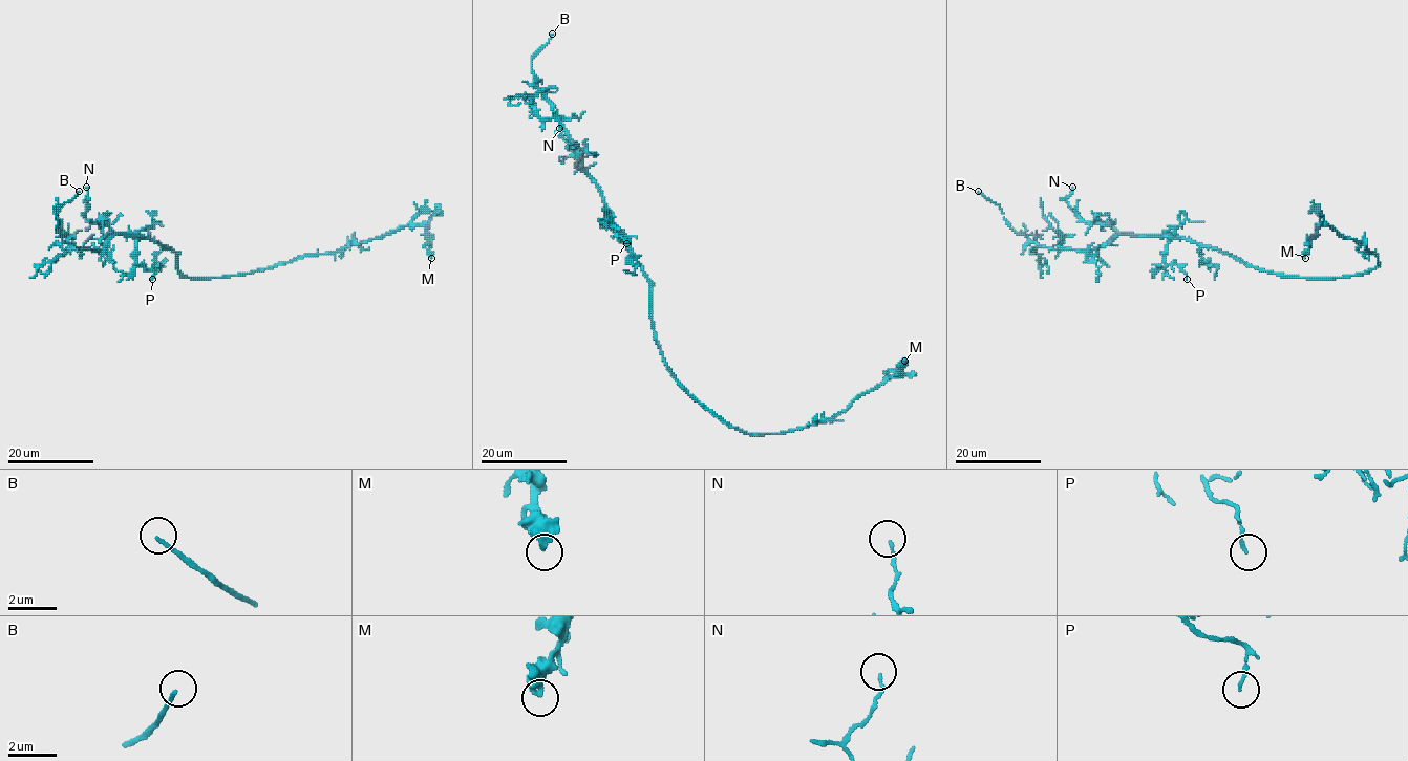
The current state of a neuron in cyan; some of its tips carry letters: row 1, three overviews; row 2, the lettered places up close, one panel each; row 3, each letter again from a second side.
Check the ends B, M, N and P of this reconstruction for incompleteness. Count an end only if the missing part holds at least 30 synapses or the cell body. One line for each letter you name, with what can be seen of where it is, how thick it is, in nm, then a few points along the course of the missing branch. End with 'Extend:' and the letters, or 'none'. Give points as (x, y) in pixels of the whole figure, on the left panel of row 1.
B: (79, 191) | 120 nm | (79, 191), (80, 175), (115, 135), (120, 115), (125, 110), (135, 109), (150, 92)
Extend: B

